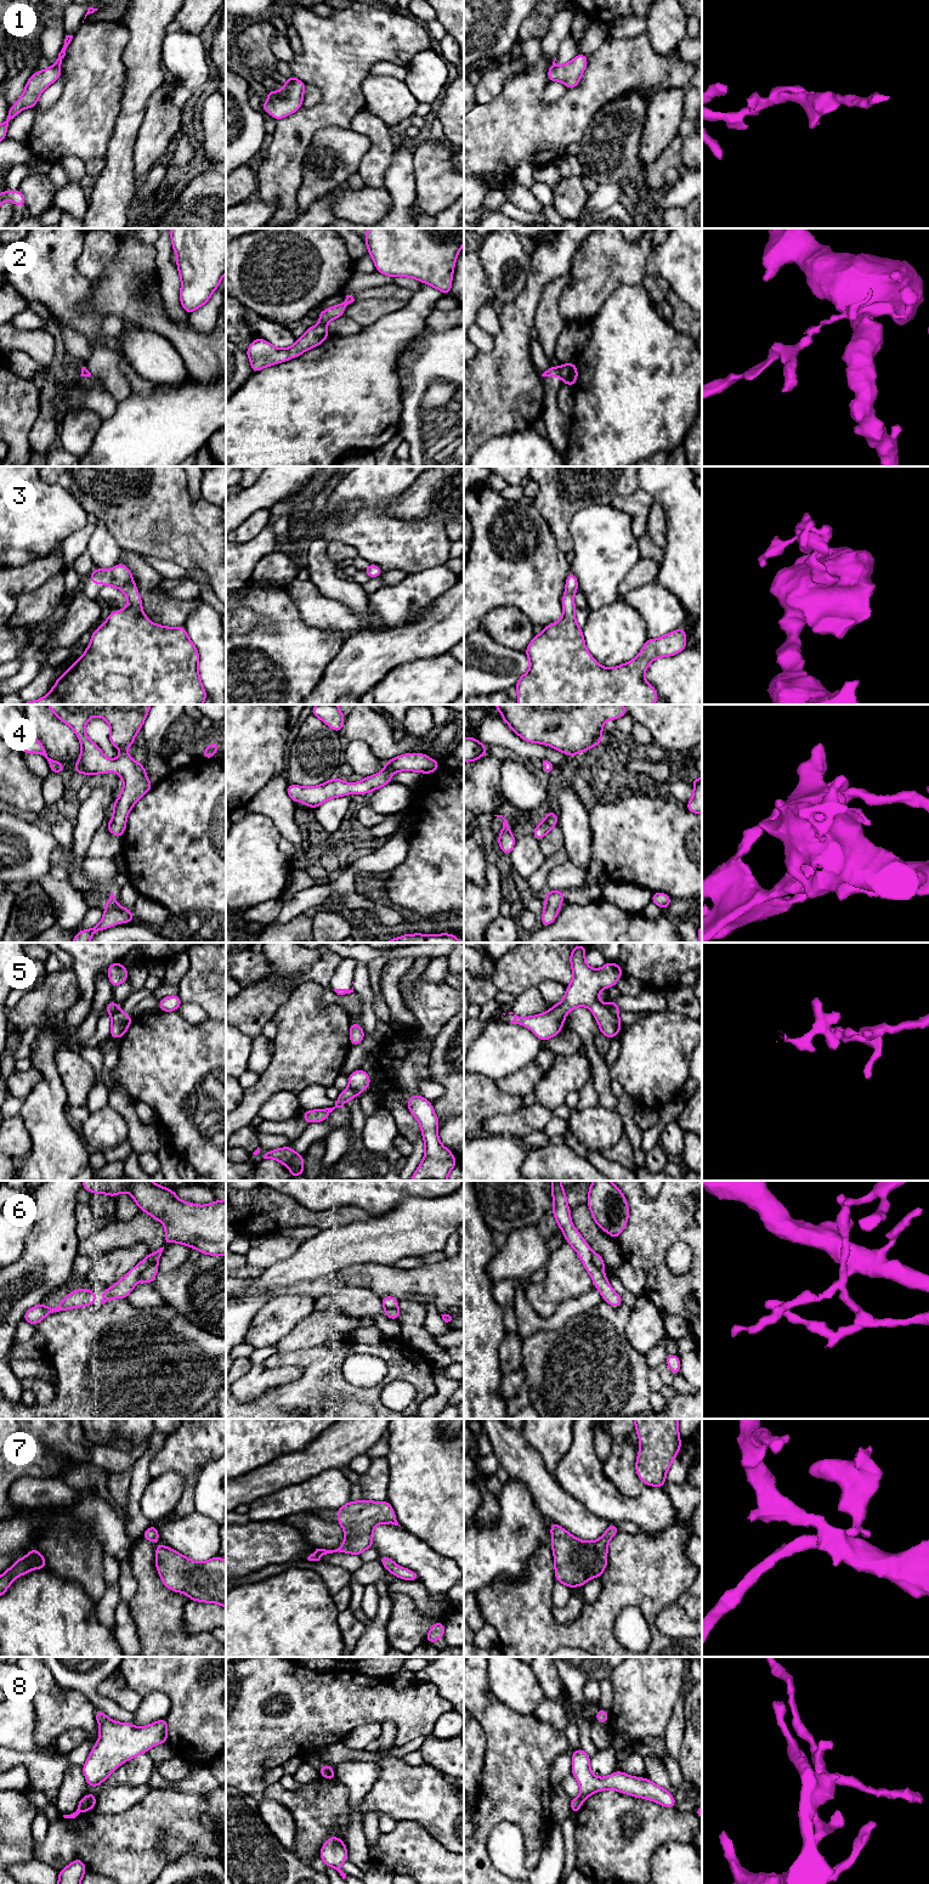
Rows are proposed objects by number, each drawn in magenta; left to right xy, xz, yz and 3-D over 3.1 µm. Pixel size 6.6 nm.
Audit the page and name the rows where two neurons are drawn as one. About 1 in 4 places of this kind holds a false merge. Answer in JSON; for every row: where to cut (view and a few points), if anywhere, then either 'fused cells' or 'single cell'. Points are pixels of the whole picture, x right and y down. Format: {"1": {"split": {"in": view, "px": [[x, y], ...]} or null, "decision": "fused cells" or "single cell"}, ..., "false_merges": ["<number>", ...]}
{"1": {"split": null, "decision": "single cell"}, "2": {"split": {"in": "yz", "px": [[558, 368], [560, 375]]}, "decision": "fused cells"}, "3": {"split": null, "decision": "single cell"}, "4": {"split": null, "decision": "single cell"}, "5": {"split": {"in": "yz", "px": [[606, 1005], [607, 1010], [617, 1017]]}, "decision": "fused cells"}, "6": {"split": {"in": "xy", "px": [[157, 1261], [148, 1265], [139, 1278]]}, "decision": "fused cells"}, "7": {"split": null, "decision": "single cell"}, "8": {"split": {"in": "yz", "px": [[578, 1797], [583, 1800]]}, "decision": "fused cells"}, "false_merges": ["2", "5", "6", "8"]}

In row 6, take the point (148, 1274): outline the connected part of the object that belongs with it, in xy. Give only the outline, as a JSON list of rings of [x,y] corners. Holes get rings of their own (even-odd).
[[[152,1262],[147,1266],[147,1268],[142,1272],[140,1279],[146,1282],[147,1284],[153,1284],[154,1278],[158,1273],[158,1262]]]

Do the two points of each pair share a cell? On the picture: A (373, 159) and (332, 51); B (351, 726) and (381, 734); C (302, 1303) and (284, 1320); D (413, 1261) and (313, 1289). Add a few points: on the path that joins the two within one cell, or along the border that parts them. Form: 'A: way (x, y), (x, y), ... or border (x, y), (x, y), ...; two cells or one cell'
A: border (362, 108), (353, 117), (349, 128); two cells
B: way (358, 726), (370, 726), (374, 729); one cell
C: way (298, 1307), (289, 1316); one cell
D: border (421, 1263), (409, 1268), (395, 1268), (392, 1266); two cells

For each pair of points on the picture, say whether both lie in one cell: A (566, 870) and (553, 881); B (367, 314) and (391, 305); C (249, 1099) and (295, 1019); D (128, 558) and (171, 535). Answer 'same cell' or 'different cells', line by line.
A: same cell
B: same cell
C: same cell
D: different cells

